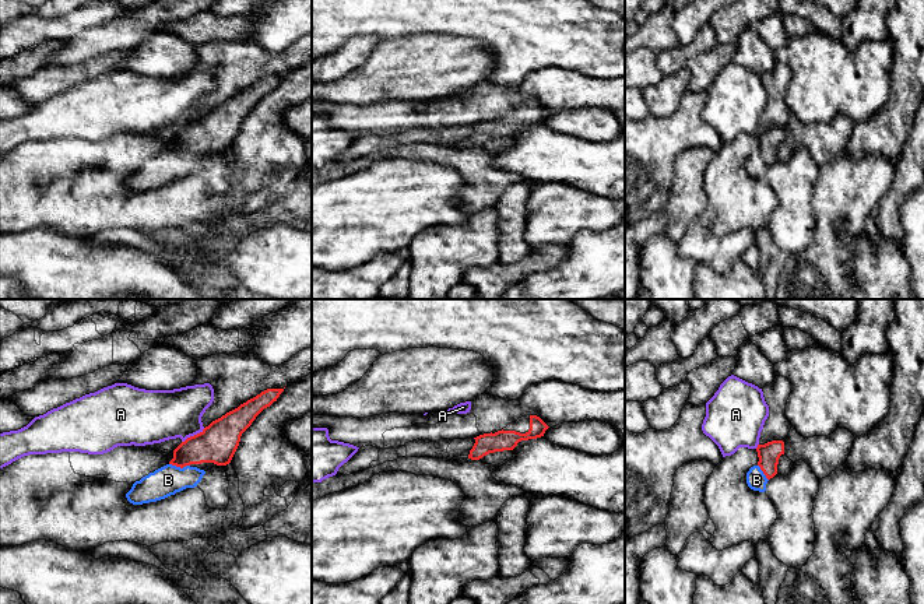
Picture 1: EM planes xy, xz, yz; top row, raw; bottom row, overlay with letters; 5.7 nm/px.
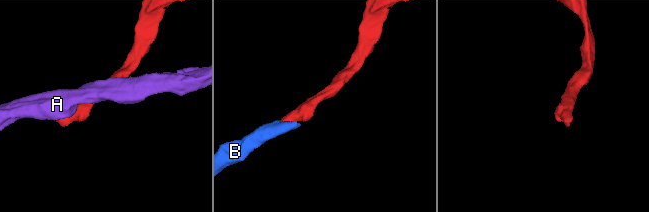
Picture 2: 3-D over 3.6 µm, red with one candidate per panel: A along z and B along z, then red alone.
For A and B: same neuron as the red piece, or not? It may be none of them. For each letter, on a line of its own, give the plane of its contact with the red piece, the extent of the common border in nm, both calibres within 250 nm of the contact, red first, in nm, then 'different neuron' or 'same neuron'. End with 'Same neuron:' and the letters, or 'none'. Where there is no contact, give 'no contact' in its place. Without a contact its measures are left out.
A: meets red in xy; contact 160 nm long; 220 nm thick on the red side, 300 nm on the other; different neuron
B: meets red in xy; contact 120 nm long; 220 nm thick on the red side, 170 nm on the other; same neuron
Same neuron: B

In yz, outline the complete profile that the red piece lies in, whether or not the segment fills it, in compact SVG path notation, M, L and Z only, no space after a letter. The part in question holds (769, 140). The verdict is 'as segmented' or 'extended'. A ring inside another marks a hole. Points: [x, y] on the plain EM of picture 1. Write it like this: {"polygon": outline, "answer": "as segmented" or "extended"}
{"polygon": "M772 127L756 134L759 148L746 159L746 171L751 176L765 179L766 171L777 161L777 151L784 141L784 129Z", "answer": "extended"}

